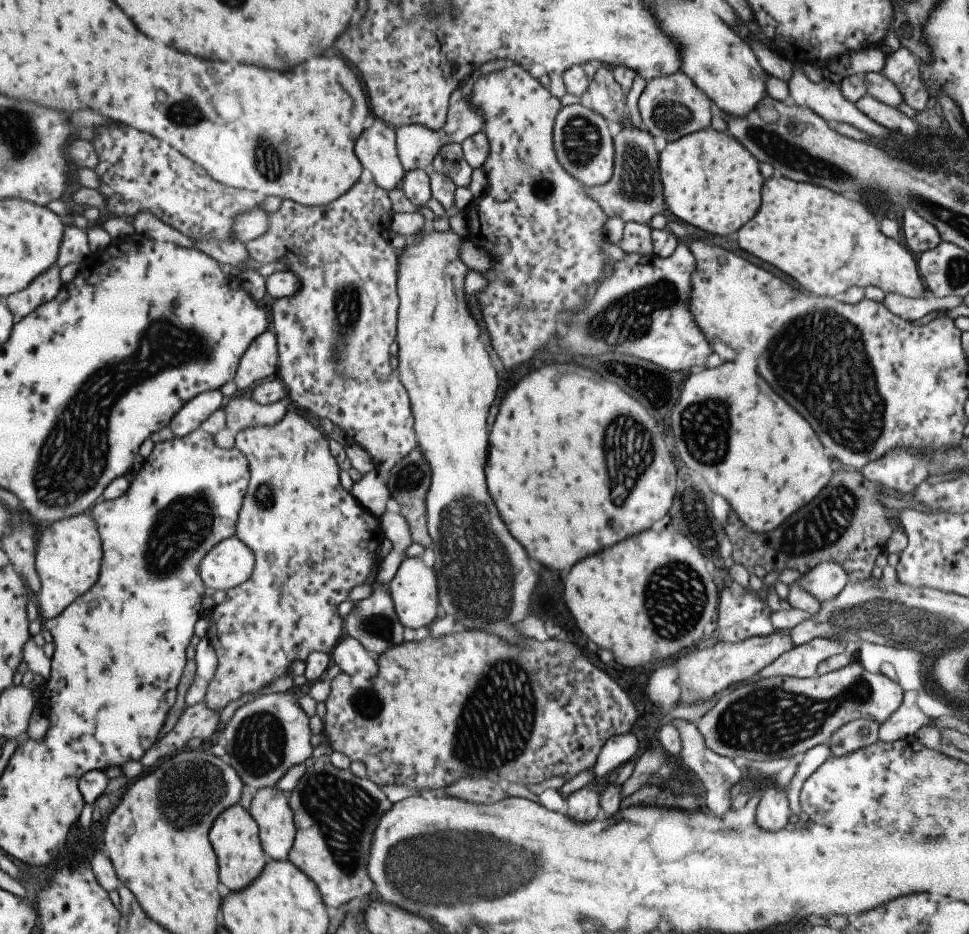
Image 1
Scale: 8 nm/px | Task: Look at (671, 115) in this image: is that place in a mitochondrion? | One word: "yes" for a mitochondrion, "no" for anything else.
yes

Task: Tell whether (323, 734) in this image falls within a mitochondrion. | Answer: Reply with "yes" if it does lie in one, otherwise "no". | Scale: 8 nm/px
no

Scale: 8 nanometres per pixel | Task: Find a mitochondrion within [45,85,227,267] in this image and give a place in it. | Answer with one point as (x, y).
(185, 113)

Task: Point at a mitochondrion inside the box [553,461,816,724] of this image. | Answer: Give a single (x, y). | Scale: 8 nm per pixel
(674, 596)

